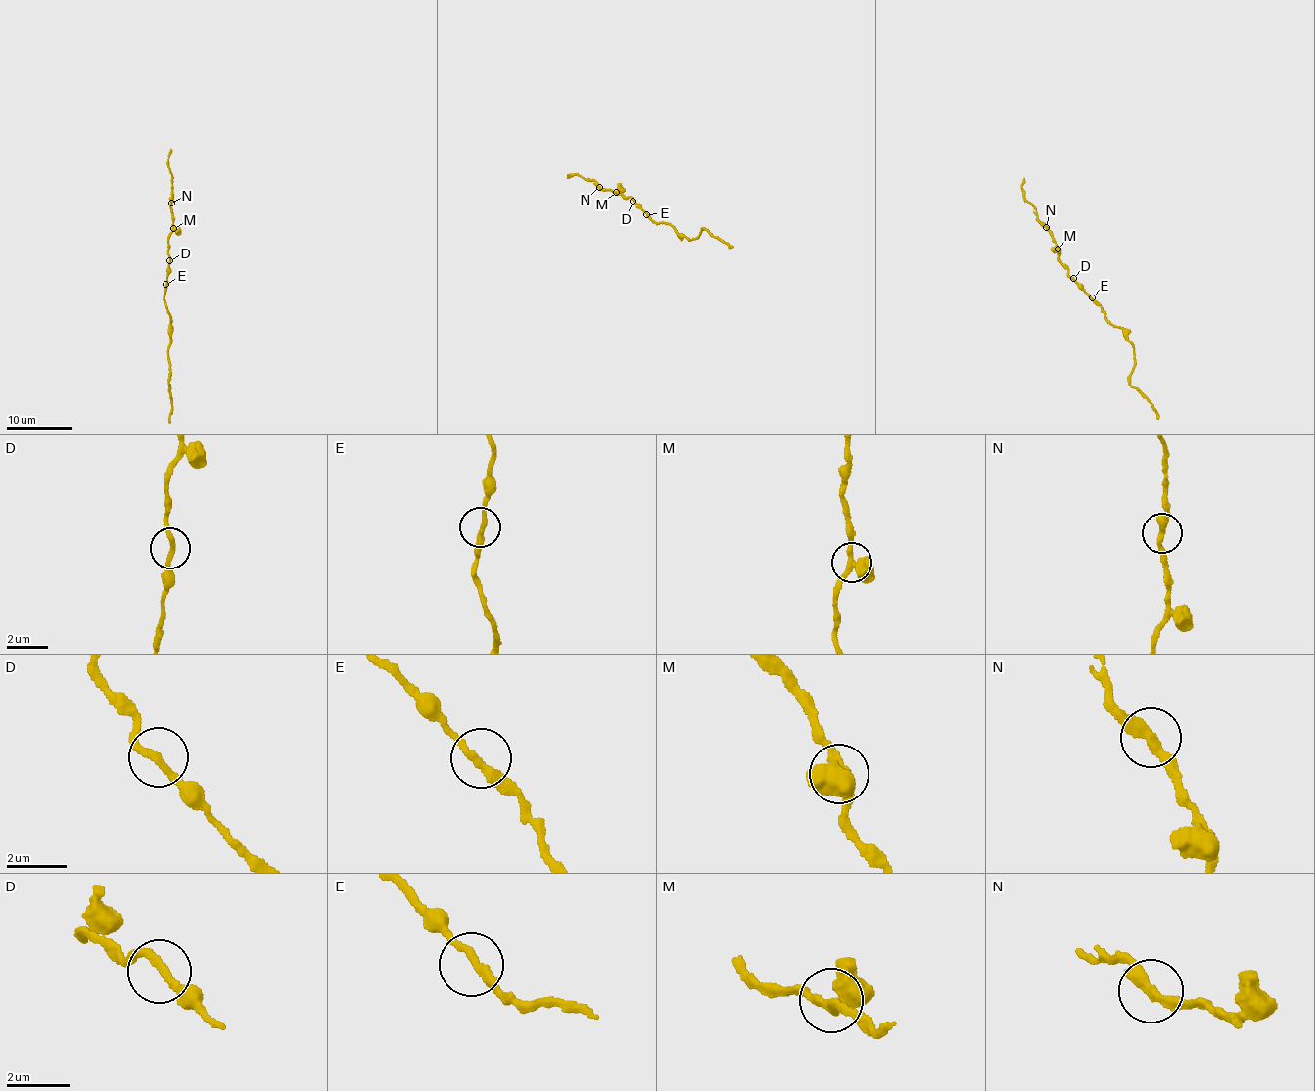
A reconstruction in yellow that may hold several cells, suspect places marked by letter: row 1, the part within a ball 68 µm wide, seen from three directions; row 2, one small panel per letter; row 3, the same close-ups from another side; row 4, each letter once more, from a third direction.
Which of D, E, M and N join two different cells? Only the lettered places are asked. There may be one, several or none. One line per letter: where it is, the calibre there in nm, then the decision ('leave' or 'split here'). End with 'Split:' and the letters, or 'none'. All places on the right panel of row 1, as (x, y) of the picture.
D: at (1073, 278); 240 nm thick; leave
E: at (1092, 297); 280 nm thick; leave
M: at (1057, 249); 380 nm thick; leave
N: at (1046, 227); 320 nm thick; leave
Split: none

